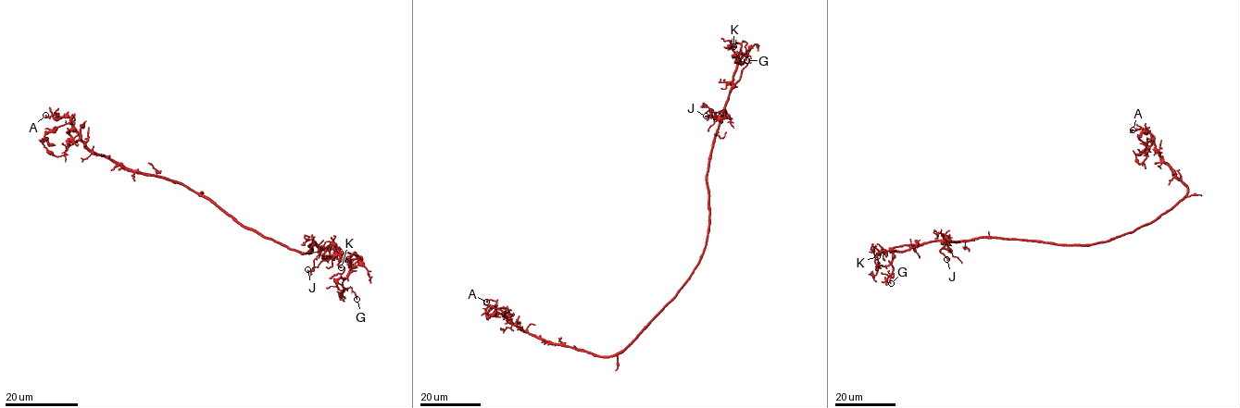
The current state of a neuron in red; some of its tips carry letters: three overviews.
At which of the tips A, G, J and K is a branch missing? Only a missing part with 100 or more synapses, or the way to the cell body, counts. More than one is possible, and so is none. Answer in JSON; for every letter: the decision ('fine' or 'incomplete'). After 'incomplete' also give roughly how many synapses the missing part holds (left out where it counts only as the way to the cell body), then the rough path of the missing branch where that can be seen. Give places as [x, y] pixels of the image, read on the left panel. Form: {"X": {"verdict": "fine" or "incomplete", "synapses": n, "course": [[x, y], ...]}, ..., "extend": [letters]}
{"A": {"verdict": "fine"}, "G": {"verdict": "fine"}, "J": {"verdict": "fine"}, "K": {"verdict": "fine"}, "extend": []}

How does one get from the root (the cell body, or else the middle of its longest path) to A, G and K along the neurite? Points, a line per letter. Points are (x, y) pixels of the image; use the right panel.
A: (1119, 235), (1154, 221), (1187, 193), (1187, 187), (1158, 154), (1149, 132), (1141, 129), (1133, 129)
G: (1119, 235), (1091, 244), (1058, 244), (998, 238), (932, 241), (893, 253), (894, 275), (891, 283)
K: (1119, 235), (1091, 244), (1058, 244), (998, 238), (937, 240), (902, 252), (882, 253), (873, 248), (877, 256)

